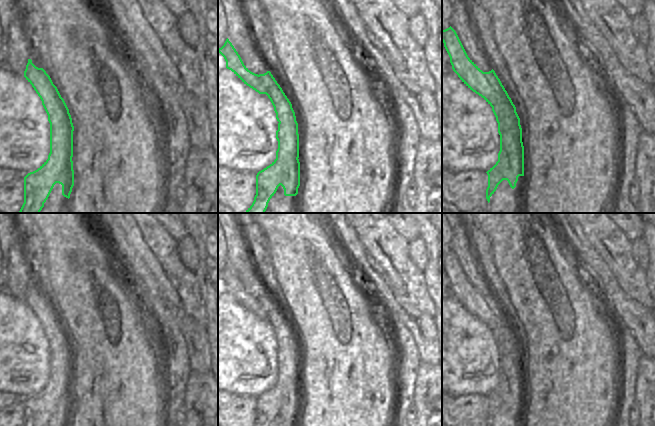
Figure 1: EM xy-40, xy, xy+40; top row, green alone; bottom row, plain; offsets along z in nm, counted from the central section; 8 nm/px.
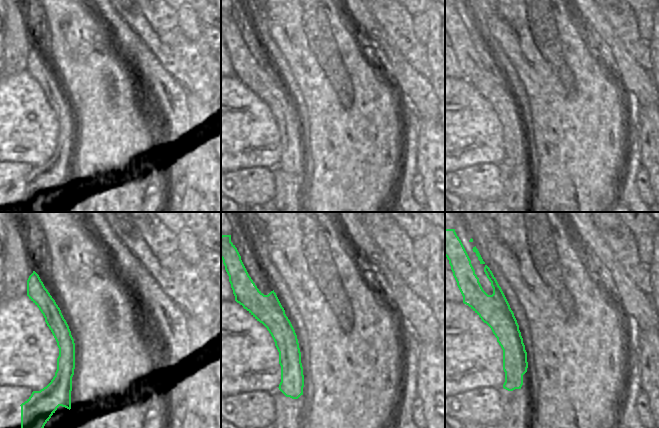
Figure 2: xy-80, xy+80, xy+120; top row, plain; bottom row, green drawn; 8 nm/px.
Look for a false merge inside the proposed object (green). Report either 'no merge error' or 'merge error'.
merge error

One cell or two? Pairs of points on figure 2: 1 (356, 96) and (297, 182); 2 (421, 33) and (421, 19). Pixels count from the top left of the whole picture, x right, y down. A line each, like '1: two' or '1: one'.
1: two
2: one

